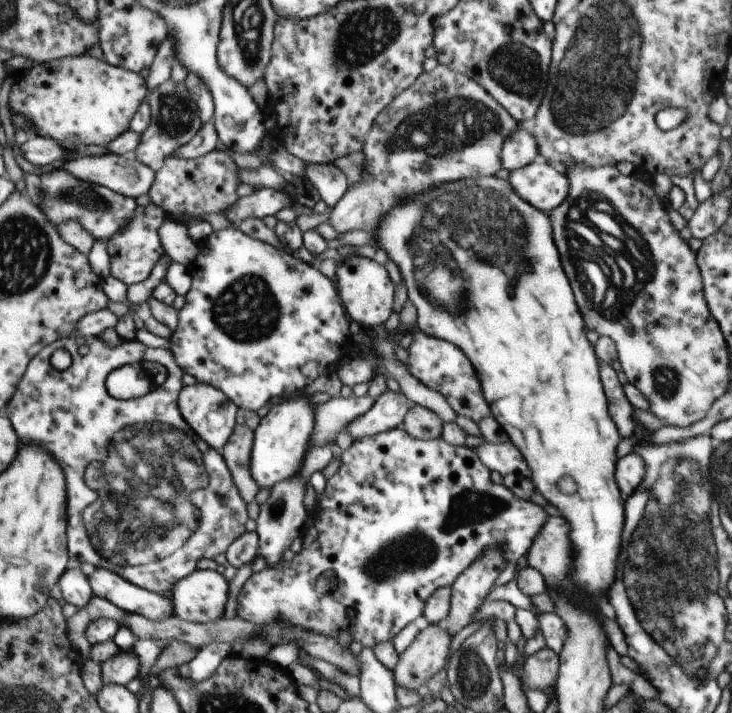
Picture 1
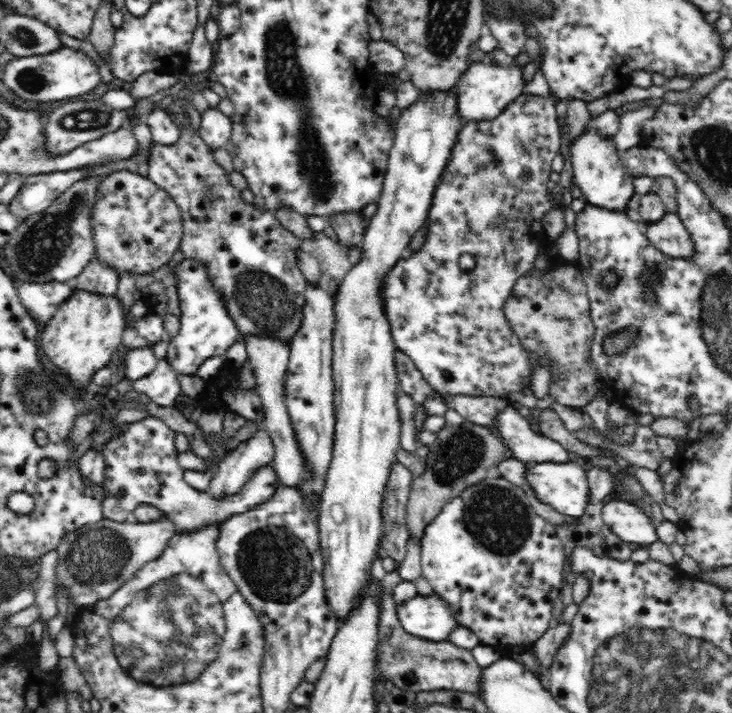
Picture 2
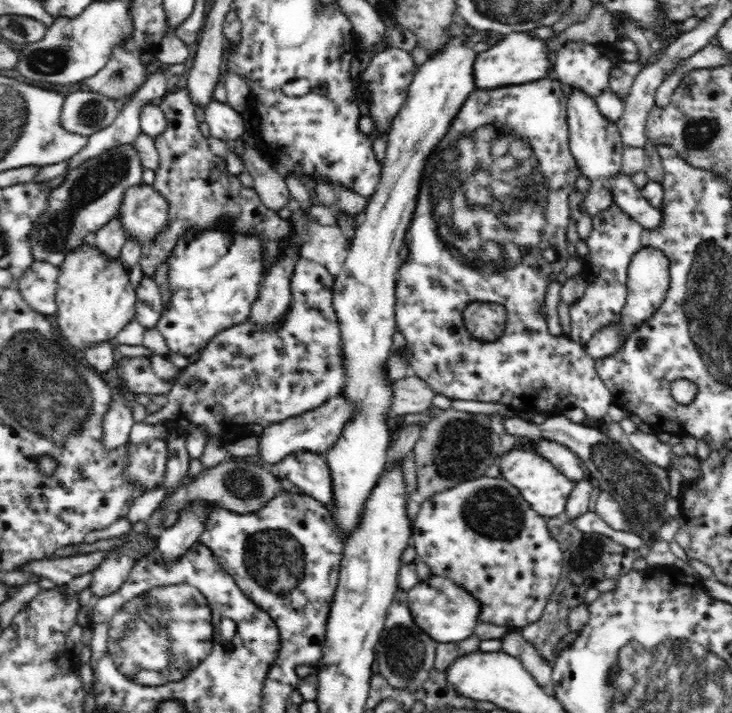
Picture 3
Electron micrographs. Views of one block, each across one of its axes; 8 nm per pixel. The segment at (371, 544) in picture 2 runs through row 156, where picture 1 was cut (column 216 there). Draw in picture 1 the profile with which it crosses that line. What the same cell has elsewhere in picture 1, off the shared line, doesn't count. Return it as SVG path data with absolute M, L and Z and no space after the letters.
M195 383L194 385L183 386L180 391L178 408L181 409L181 415L190 425L194 432L194 438L200 438L206 441L208 446L215 448L221 453L222 447L232 438L232 430L236 426L237 403L230 400L219 388L206 383Z

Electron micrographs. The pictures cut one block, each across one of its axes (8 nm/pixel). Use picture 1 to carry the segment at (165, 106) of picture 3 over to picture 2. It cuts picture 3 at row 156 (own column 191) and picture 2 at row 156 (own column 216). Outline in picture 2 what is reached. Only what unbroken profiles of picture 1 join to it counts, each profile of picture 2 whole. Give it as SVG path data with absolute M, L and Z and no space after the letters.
M188 126L186 129L181 129L181 135L177 138L173 144L153 144L149 152L149 169L147 178L150 179L154 184L158 184L160 188L163 188L177 204L177 207L181 212L181 224L183 227L182 237L180 240L180 246L176 252L173 253L172 260L168 261L168 264L161 265L160 268L154 269L153 272L146 272L138 274L135 278L135 288L142 293L143 300L145 301L146 307L148 307L148 312L152 315L158 315L164 317L167 314L174 315L180 318L181 309L180 304L178 304L177 295L177 284L175 276L173 276L174 268L182 260L188 260L188 256L200 256L200 260L208 260L208 264L212 264L212 272L216 272L216 280L220 280L220 288L224 288L224 296L228 296L228 308L232 308L232 316L236 316L236 320L240 320L240 334L242 339L248 334L253 334L254 336L275 336L278 341L282 343L291 344L292 336L296 334L296 330L300 328L302 317L304 317L303 309L305 306L305 297L303 293L306 292L308 284L302 271L299 267L298 250L300 250L303 245L303 241L299 239L295 233L292 233L290 229L287 229L278 219L274 216L274 213L266 211L264 208L259 208L258 203L254 202L252 204L244 203L242 197L240 197L241 191L236 189L231 183L228 177L228 173L224 171L224 168L216 163L213 151L209 146L198 136L196 129L192 126Z

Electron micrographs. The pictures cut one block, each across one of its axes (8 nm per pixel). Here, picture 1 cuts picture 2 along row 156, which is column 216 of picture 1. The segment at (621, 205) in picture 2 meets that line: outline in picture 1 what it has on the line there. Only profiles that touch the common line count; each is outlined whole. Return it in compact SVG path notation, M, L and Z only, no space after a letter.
M196 569L172 587L174 615L193 623L209 623L224 616L229 582L216 570Z

